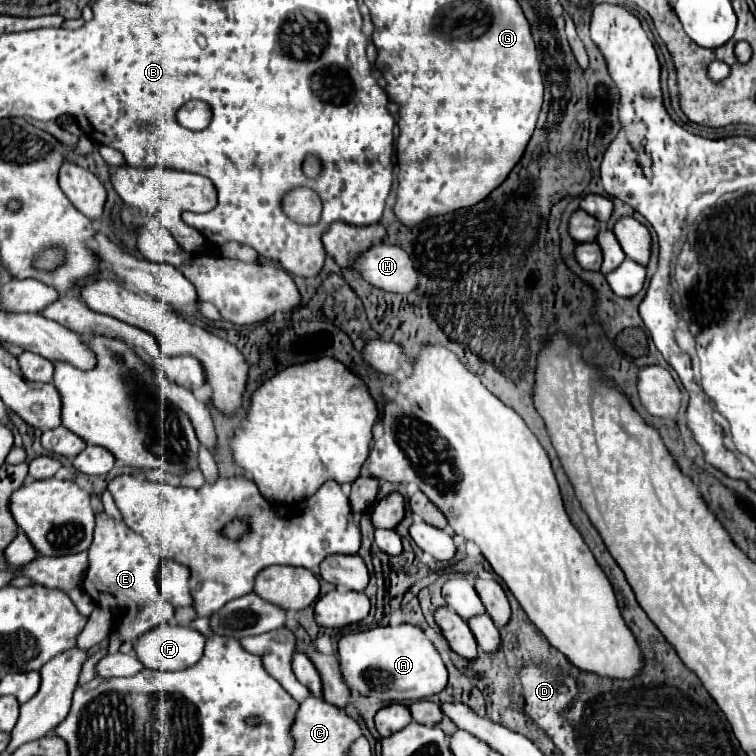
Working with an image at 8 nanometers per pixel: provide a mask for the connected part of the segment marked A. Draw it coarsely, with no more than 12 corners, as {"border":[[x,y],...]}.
{"border":[[411,624],[349,632],[345,684],[381,702],[447,686],[447,668]]}

